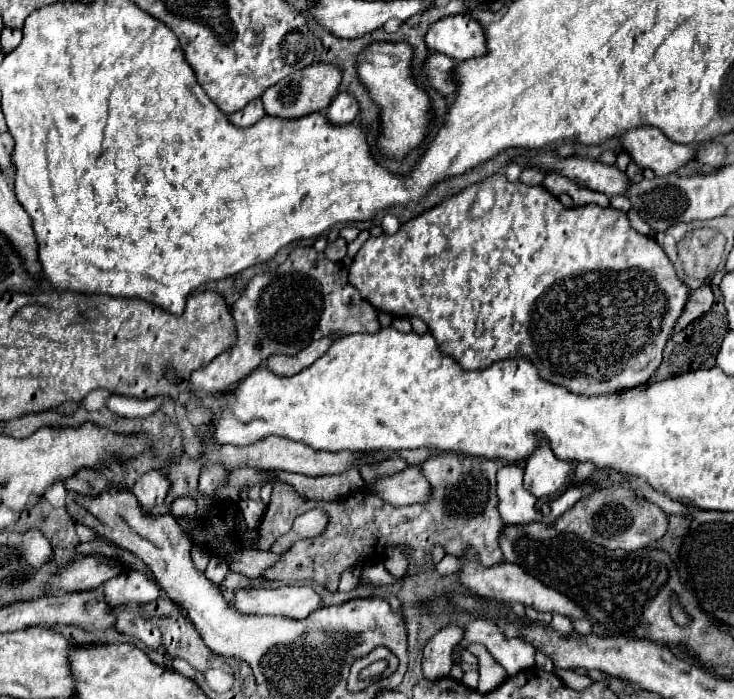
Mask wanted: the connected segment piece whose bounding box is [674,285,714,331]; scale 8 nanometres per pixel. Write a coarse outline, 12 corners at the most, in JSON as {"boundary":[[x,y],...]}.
{"boundary":[[708,285],[692,289],[674,331],[710,311],[714,293]]}

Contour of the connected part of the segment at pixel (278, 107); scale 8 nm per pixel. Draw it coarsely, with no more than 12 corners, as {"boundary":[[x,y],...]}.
{"boundary":[[312,63],[262,93],[268,115],[322,113],[342,71]]}

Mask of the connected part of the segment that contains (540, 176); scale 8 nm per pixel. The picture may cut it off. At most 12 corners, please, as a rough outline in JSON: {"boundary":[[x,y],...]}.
{"boundary":[[528,167],[518,181],[524,185],[542,185],[546,173]]}

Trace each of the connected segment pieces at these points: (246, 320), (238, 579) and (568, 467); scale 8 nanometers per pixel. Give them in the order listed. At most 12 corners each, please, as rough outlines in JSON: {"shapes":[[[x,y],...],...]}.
{"shapes":[[[314,247],[254,275],[238,341],[192,373],[222,393],[270,355],[374,333],[376,309]],[[230,571],[222,587],[252,587],[244,575]],[[542,443],[526,459],[524,487],[538,499],[568,485],[574,463]]]}

